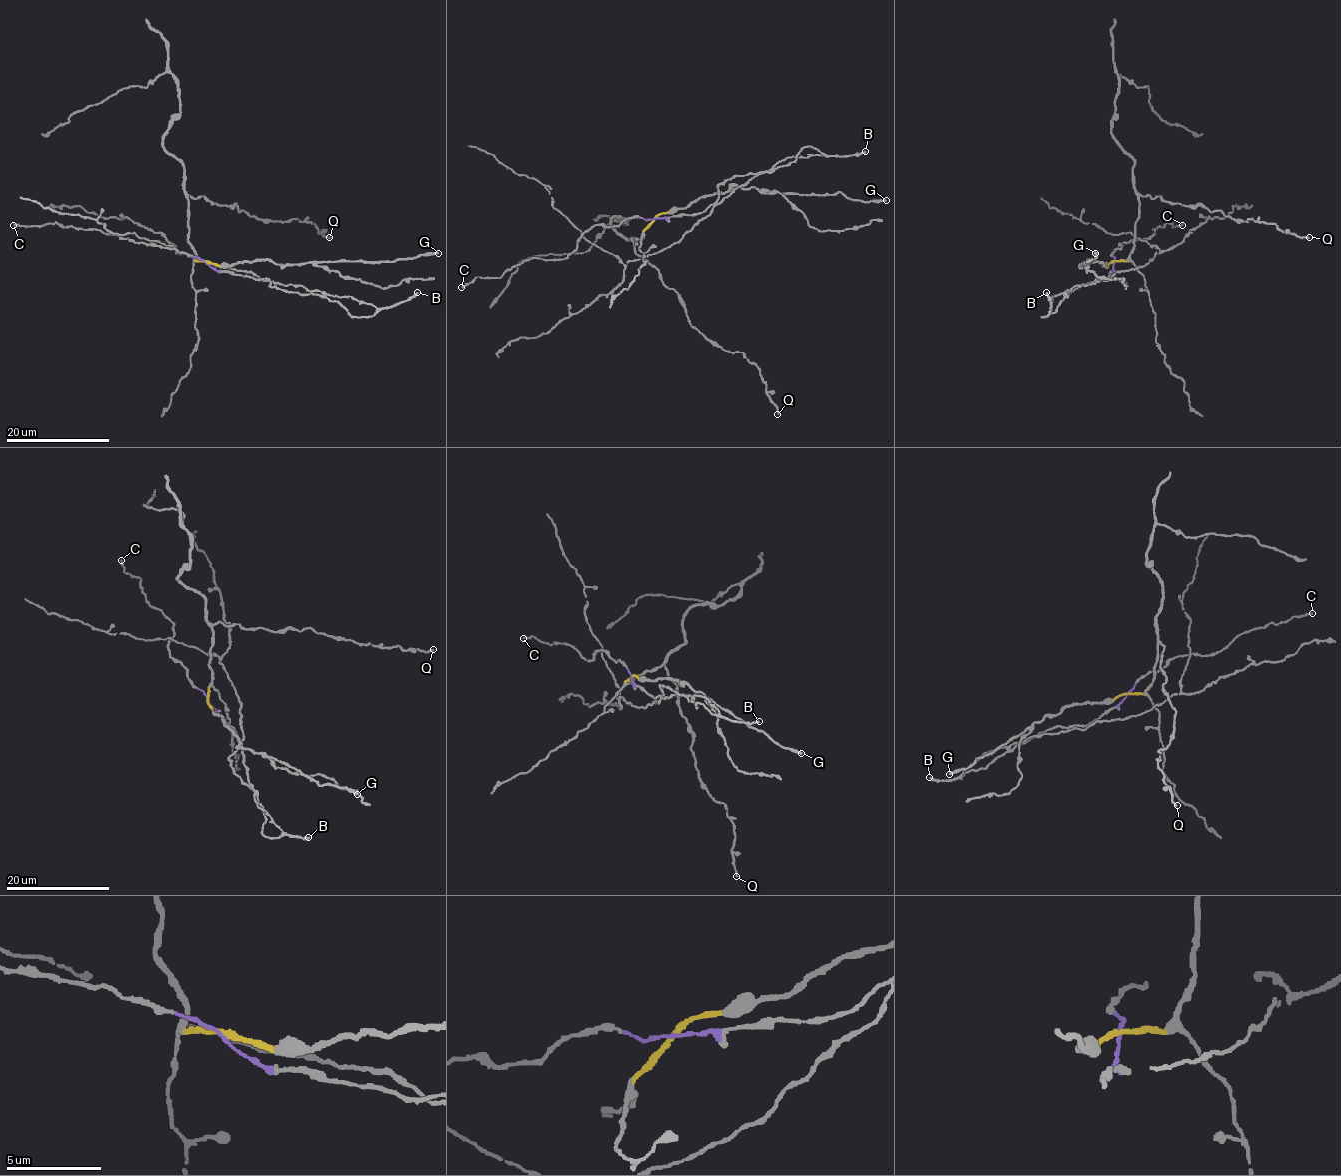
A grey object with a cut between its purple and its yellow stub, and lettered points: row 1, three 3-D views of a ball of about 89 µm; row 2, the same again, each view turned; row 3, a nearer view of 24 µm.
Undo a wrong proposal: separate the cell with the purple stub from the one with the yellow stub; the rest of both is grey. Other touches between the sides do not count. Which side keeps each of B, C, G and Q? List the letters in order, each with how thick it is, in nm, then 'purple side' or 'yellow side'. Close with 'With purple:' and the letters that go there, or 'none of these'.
B: 200 nm thick; purple side
C: 180 nm thick; purple side
G: 280 nm thick; yellow side
Q: 200 nm thick; yellow side
With purple: B, C

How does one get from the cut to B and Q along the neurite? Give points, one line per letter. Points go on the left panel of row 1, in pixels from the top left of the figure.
B: (206, 262), (218, 271), (353, 296), (378, 308), (410, 300), (418, 293)
Q: (206, 262), (198, 262), (188, 240), (188, 195), (233, 205), (259, 219), (298, 218), (330, 237)

